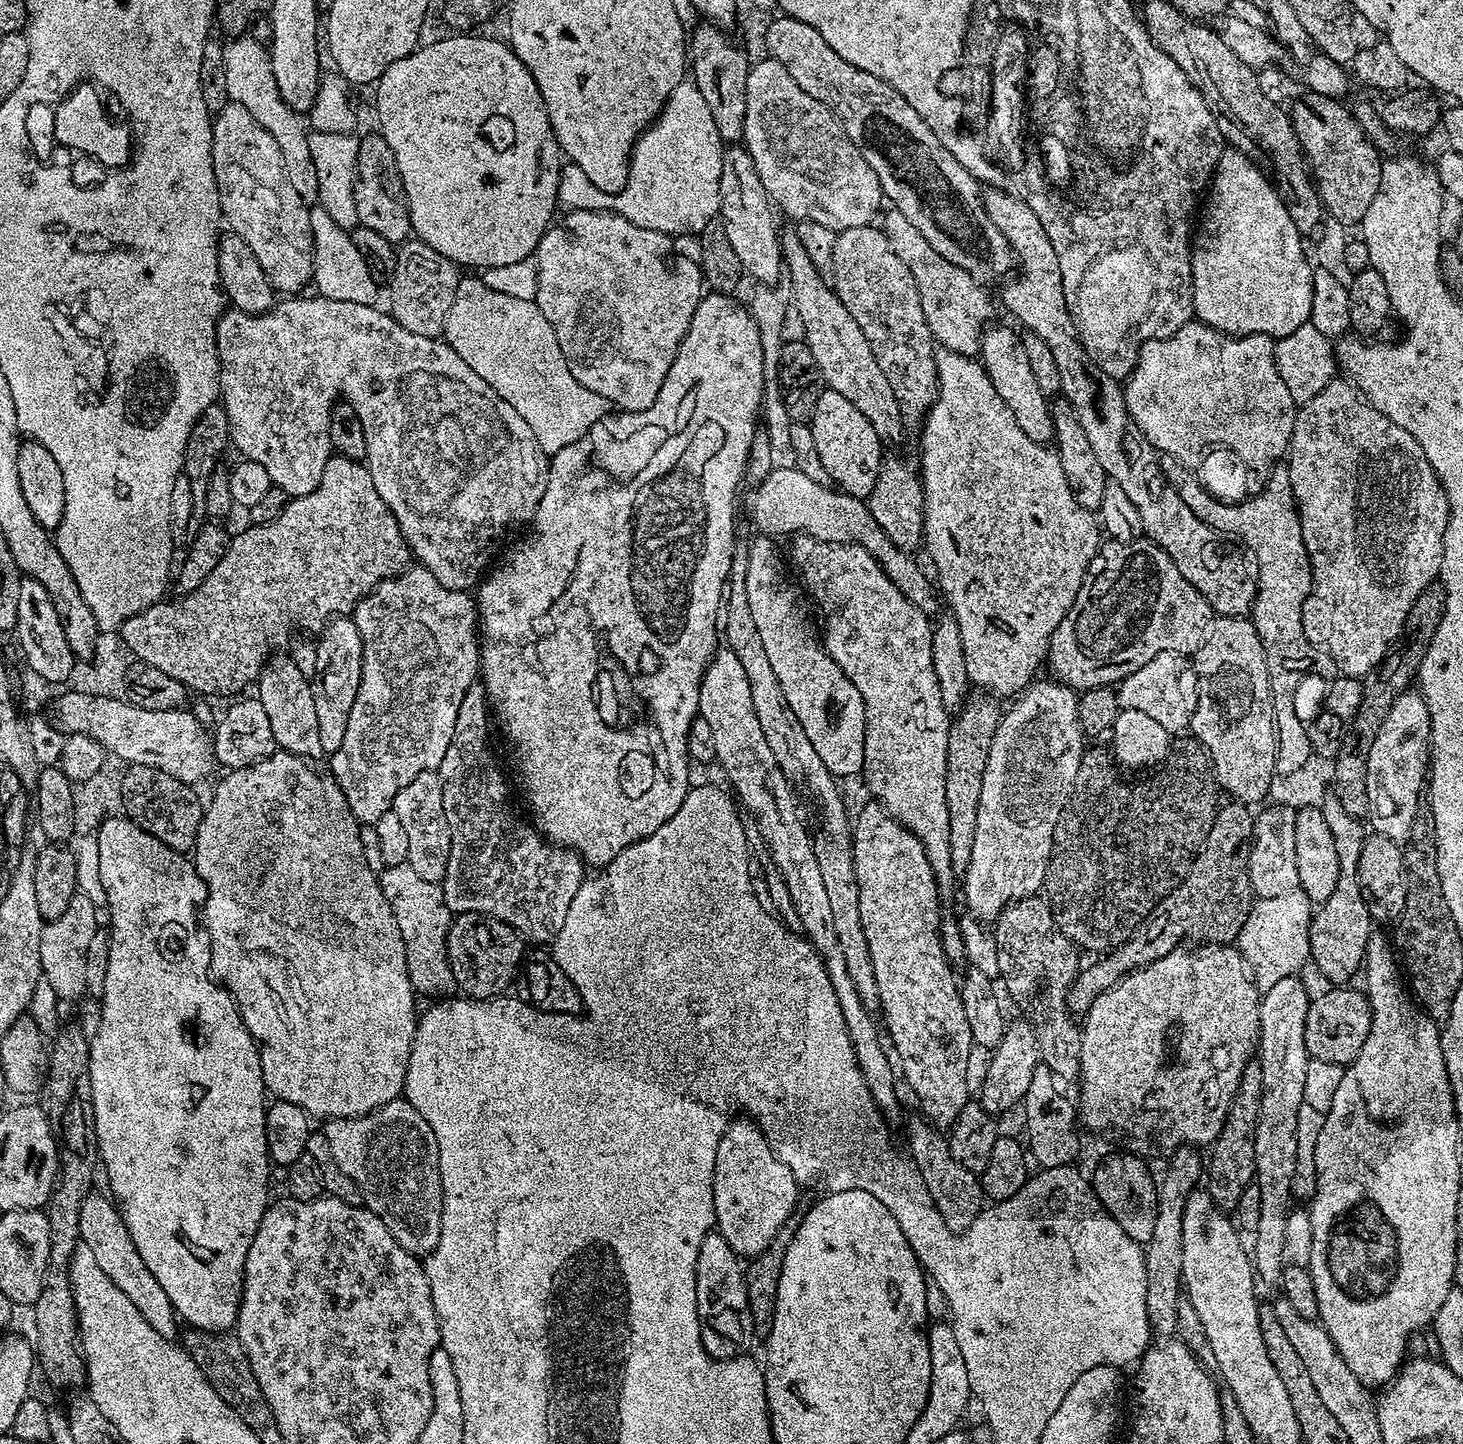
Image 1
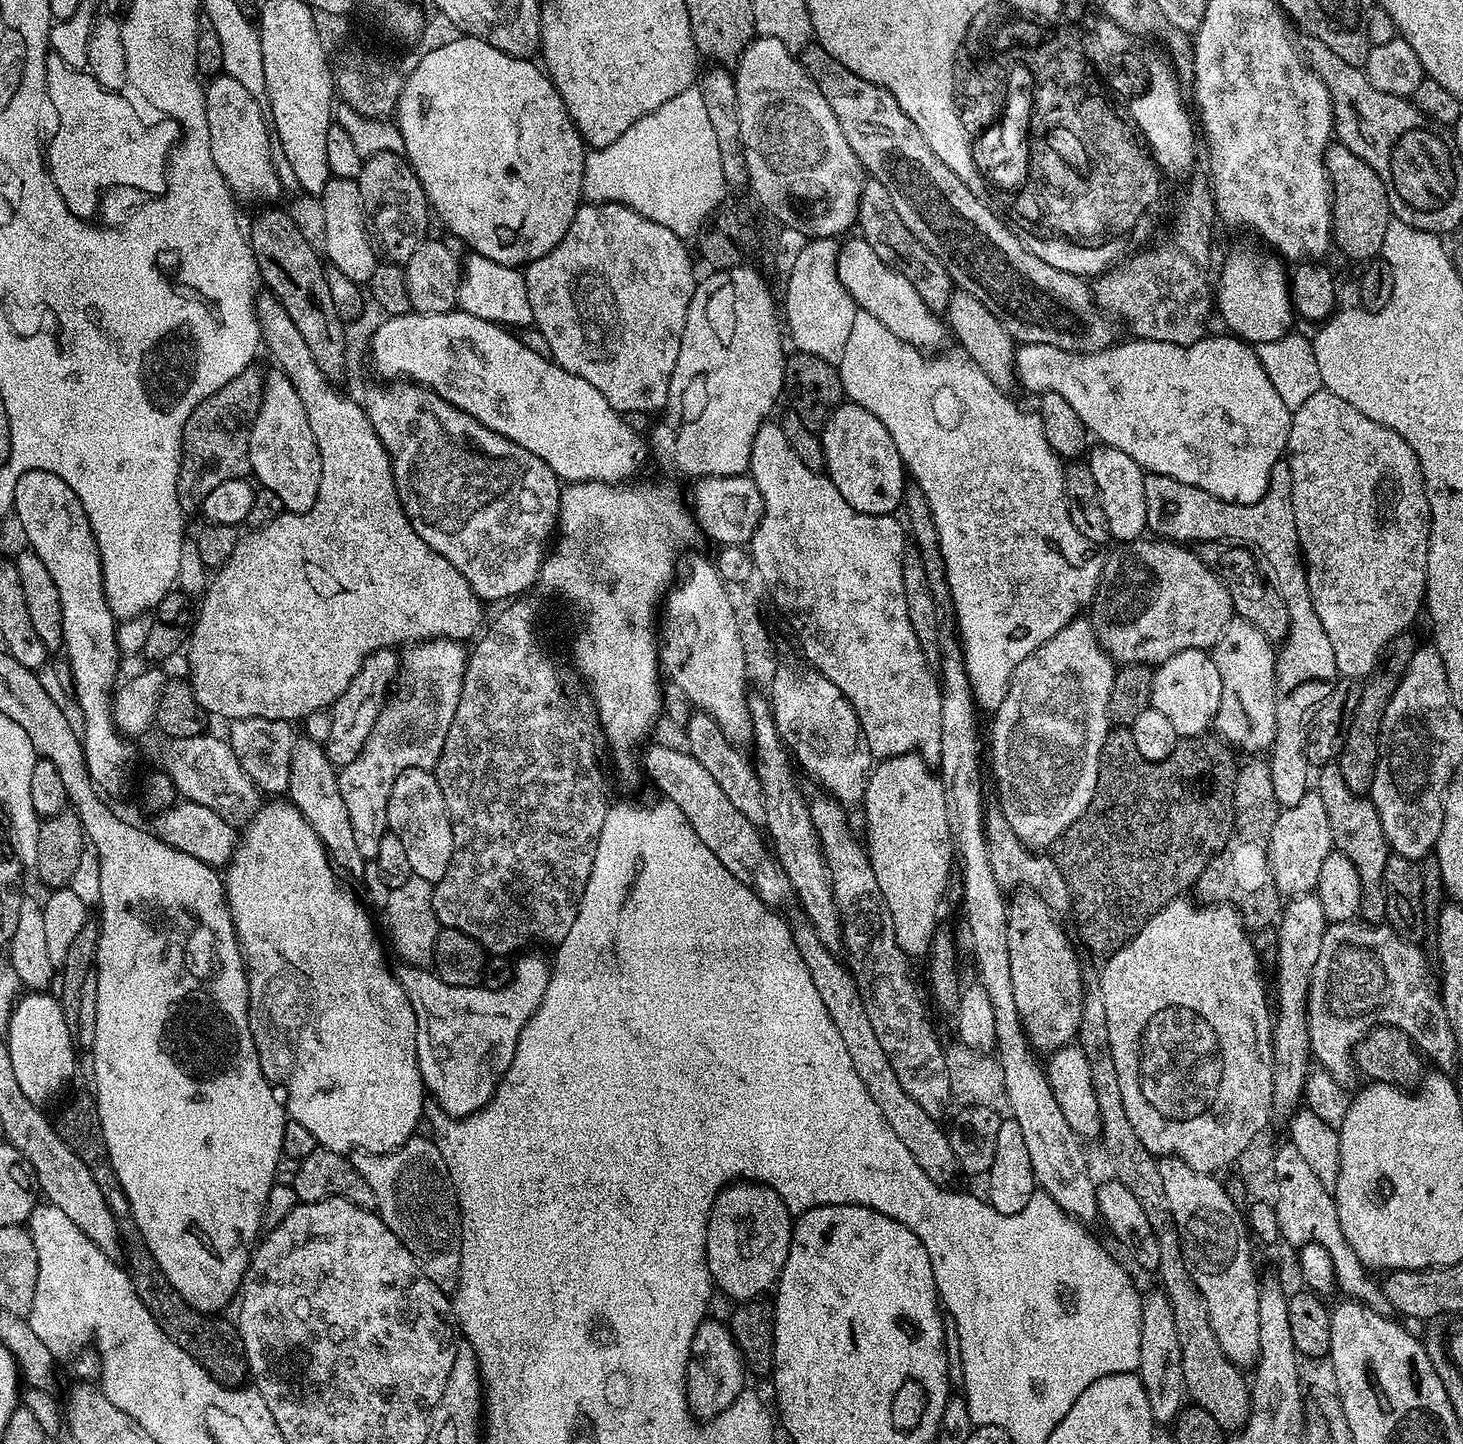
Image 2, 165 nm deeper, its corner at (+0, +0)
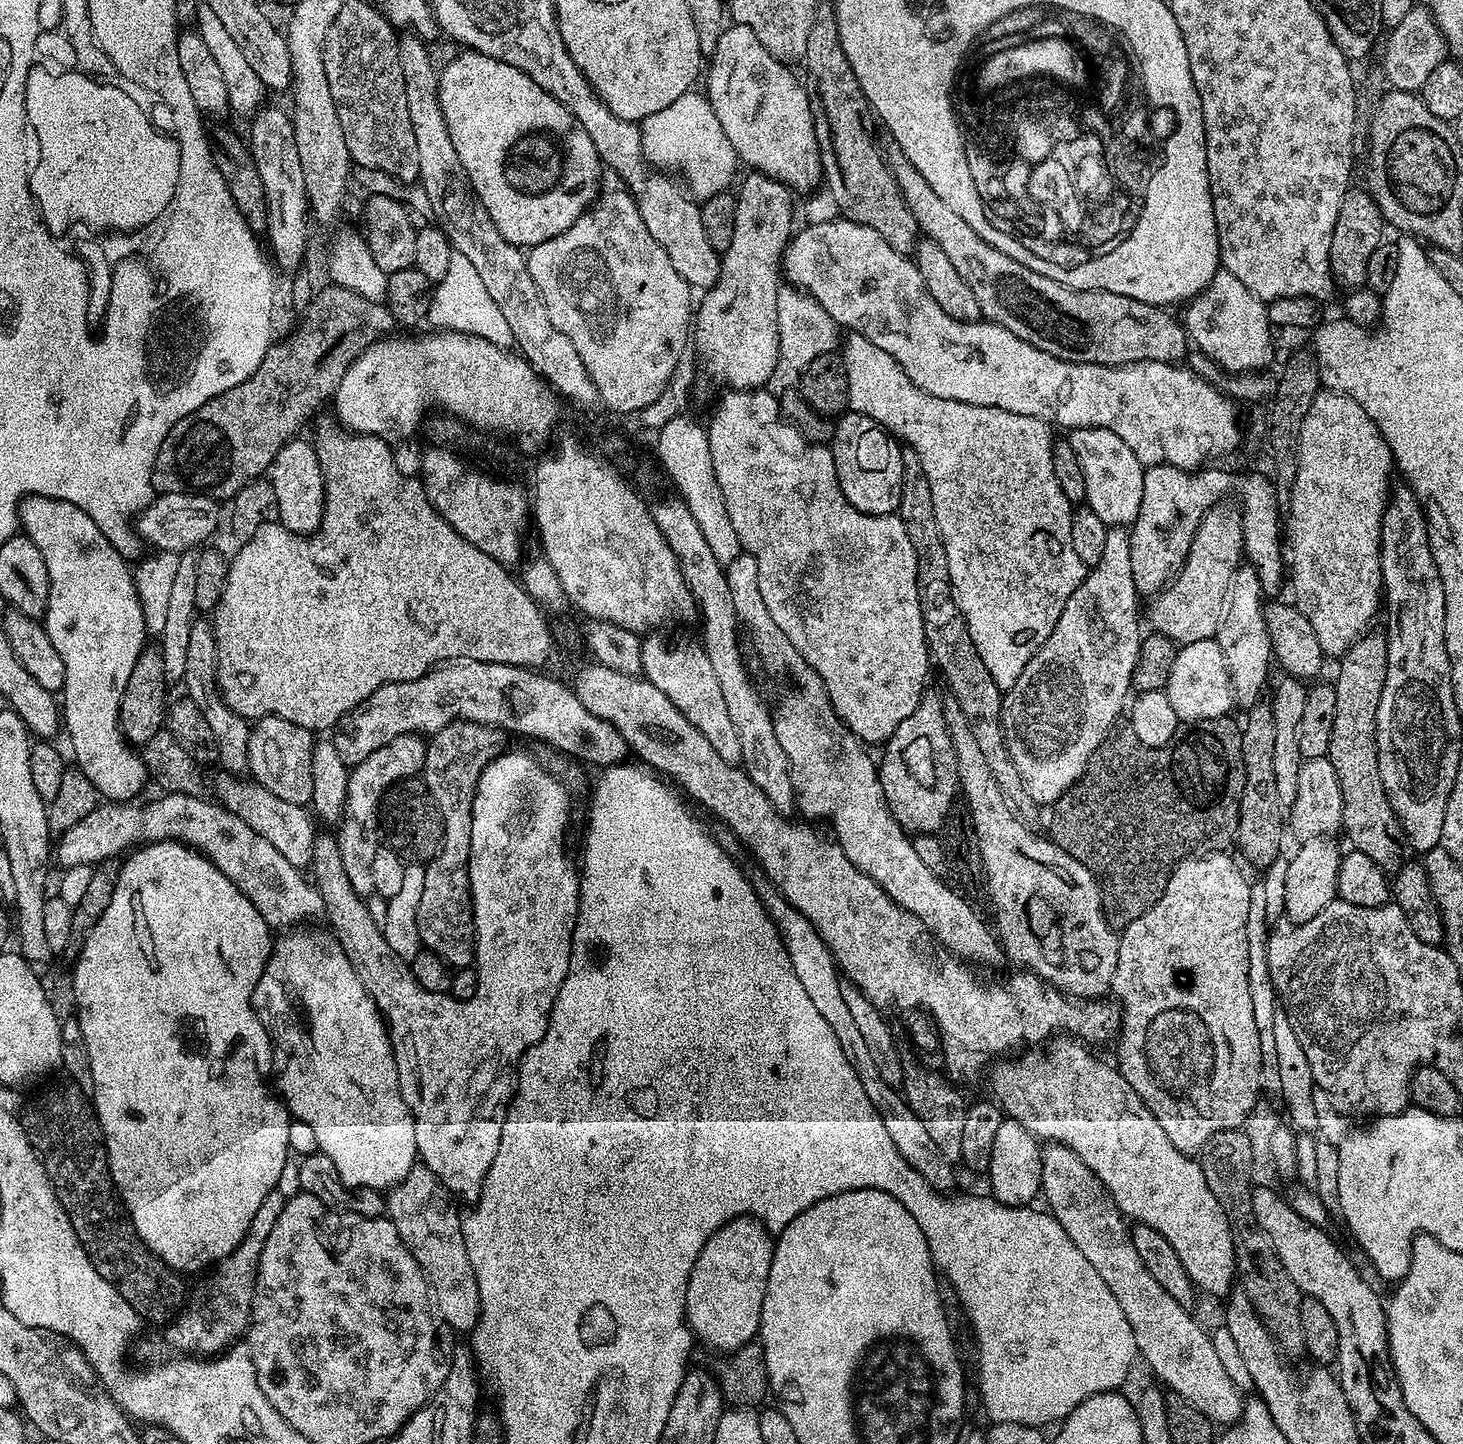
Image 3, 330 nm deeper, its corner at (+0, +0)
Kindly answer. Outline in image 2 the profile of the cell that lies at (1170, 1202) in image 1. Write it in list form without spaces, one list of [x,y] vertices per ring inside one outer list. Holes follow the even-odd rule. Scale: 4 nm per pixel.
[[[1155,1290],[1143,1297],[1142,1310],[1142,1342],[1140,1343],[1140,1367],[1138,1375],[1146,1390],[1146,1398],[1150,1398],[1150,1410],[1153,1421],[1157,1425],[1171,1425],[1176,1415],[1186,1404],[1186,1389],[1182,1374],[1182,1354],[1178,1342],[1178,1326],[1174,1326],[1174,1310],[1170,1310],[1170,1302],[1163,1291]]]

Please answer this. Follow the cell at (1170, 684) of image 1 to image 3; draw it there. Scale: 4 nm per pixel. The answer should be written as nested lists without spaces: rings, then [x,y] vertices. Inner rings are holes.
[[[1214,638],[1190,642],[1177,651],[1166,691],[1170,706],[1174,706],[1174,714],[1181,722],[1209,720],[1231,713],[1231,708],[1234,708],[1232,678],[1228,673],[1226,658]]]

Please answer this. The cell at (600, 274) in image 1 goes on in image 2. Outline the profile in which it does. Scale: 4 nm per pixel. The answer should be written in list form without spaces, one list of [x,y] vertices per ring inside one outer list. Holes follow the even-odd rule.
[[[581,203],[570,230],[542,258],[523,269],[535,331],[542,334],[551,359],[570,374],[586,378],[617,412],[659,413],[670,394],[674,362],[686,326],[686,310],[698,283],[681,237],[642,218],[625,204]]]

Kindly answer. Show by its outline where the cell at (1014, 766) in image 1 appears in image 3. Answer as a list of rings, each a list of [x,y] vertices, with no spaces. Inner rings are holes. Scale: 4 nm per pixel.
[[[1109,527],[1106,534],[1106,550],[1102,550],[1102,562],[1091,565],[1090,571],[1085,575],[1084,581],[1078,586],[1078,590],[1074,590],[1074,594],[1070,594],[1070,602],[1066,602],[1066,606],[1062,606],[1062,614],[1058,618],[1058,626],[1054,626],[1050,638],[1046,638],[1046,642],[1033,654],[1030,662],[1026,662],[1026,670],[1022,670],[1022,674],[1018,674],[1018,682],[1014,682],[1014,686],[1010,691],[1003,693],[1002,726],[1004,727],[1006,746],[1010,750],[1010,758],[1014,762],[1015,769],[1018,770],[1018,774],[1022,774],[1022,782],[1026,786],[1030,798],[1038,806],[1055,804],[1056,799],[1066,789],[1074,786],[1080,780],[1080,777],[1084,775],[1086,766],[1092,761],[1092,755],[1100,749],[1101,742],[1108,737],[1108,733],[1113,728],[1117,727],[1119,720],[1116,719],[1119,718],[1120,711],[1123,708],[1125,711],[1126,701],[1129,699],[1128,692],[1131,693],[1133,691],[1132,675],[1134,674],[1134,666],[1138,662],[1142,631],[1140,632],[1140,620],[1136,617],[1138,593],[1134,582],[1134,570],[1130,570],[1131,545],[1129,533],[1123,527]]]

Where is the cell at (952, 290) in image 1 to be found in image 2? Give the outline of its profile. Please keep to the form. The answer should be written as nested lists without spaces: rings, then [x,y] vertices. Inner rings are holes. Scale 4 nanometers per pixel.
[[[871,178],[865,179],[862,194],[858,202],[856,224],[860,228],[859,235],[888,264],[889,268],[896,268],[918,290],[918,296],[926,302],[926,306],[937,314],[948,311],[948,299],[951,298],[954,285],[944,269],[943,260],[938,259],[925,244],[898,218],[898,210],[894,210],[894,202],[890,198],[890,190],[882,186],[882,182]]]

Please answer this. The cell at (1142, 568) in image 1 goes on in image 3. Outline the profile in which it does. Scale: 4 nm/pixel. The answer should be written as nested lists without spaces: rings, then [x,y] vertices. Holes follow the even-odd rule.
[[[1221,502],[1213,506],[1209,512],[1204,515],[1204,520],[1198,526],[1194,534],[1194,542],[1188,551],[1188,557],[1184,563],[1184,568],[1179,572],[1164,589],[1154,597],[1151,597],[1148,608],[1148,620],[1152,623],[1151,631],[1160,633],[1170,640],[1175,641],[1177,645],[1183,646],[1190,642],[1199,640],[1210,640],[1215,637],[1218,626],[1222,622],[1224,613],[1224,604],[1228,600],[1228,591],[1230,582],[1234,574],[1242,567],[1242,557],[1244,556],[1244,522],[1242,512],[1235,503]]]

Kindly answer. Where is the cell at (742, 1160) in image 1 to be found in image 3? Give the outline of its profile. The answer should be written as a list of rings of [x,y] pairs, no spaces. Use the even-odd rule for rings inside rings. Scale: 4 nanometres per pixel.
[[[737,1216],[723,1224],[702,1246],[702,1254],[698,1254],[694,1270],[690,1270],[684,1307],[685,1321],[699,1343],[701,1340],[708,1348],[731,1354],[757,1339],[773,1243],[773,1233],[761,1220]]]

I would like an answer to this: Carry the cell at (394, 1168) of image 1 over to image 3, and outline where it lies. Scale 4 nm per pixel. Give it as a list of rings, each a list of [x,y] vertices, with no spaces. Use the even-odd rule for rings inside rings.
[[[423,1166],[412,1168],[404,1181],[395,1184],[386,1196],[387,1219],[391,1220],[394,1230],[398,1230],[398,1238],[402,1238],[414,1262],[418,1262],[431,1289],[430,1299],[437,1317],[453,1333],[468,1334],[481,1320],[480,1299],[474,1266],[470,1266],[466,1242],[460,1229],[462,1216],[456,1213],[455,1206],[443,1182]]]

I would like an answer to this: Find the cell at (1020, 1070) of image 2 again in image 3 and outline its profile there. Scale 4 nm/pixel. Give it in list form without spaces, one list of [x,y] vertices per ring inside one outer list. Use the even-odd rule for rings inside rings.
[[[1049,1143],[1041,1154],[1040,1191],[1052,1219],[1066,1230],[1070,1242],[1082,1250],[1082,1258],[1098,1270],[1098,1278],[1102,1278],[1102,1282],[1110,1286],[1110,1294],[1118,1298],[1118,1306],[1122,1306],[1122,1314],[1126,1314],[1126,1322],[1130,1322],[1130,1330],[1134,1330],[1139,1359],[1152,1367],[1153,1374],[1161,1380],[1159,1383],[1169,1393],[1190,1402],[1194,1410],[1202,1410],[1213,1425],[1235,1424],[1244,1413],[1246,1400],[1240,1397],[1219,1350],[1188,1313],[1189,1309],[1170,1298],[1170,1294],[1150,1278],[1150,1270],[1142,1266],[1142,1257],[1134,1250],[1126,1218],[1094,1170],[1066,1146]]]

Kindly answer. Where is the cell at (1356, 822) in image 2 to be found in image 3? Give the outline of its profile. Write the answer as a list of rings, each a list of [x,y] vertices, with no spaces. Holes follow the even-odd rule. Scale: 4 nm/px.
[[[1369,630],[1360,636],[1357,640],[1344,651],[1343,656],[1339,657],[1338,664],[1340,669],[1336,672],[1336,680],[1334,679],[1334,687],[1336,689],[1336,697],[1338,698],[1338,710],[1334,710],[1334,734],[1330,734],[1330,746],[1328,747],[1327,758],[1334,766],[1334,774],[1338,774],[1338,786],[1342,786],[1342,832],[1348,835],[1348,840],[1353,849],[1357,852],[1364,852],[1367,856],[1371,856],[1375,864],[1380,865],[1383,872],[1389,874],[1395,873],[1398,867],[1398,859],[1404,862],[1411,861],[1414,853],[1410,842],[1406,838],[1406,830],[1402,830],[1402,822],[1398,818],[1398,814],[1394,814],[1394,810],[1390,806],[1390,798],[1386,794],[1386,790],[1382,786],[1382,774],[1378,770],[1378,750],[1376,749],[1376,711],[1378,710],[1378,702],[1382,694],[1382,686],[1386,686],[1386,658],[1388,657],[1388,638],[1383,631]]]

